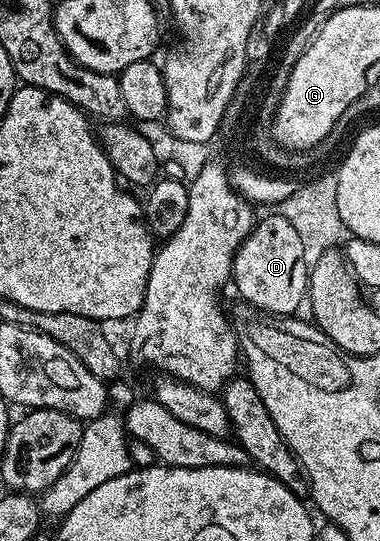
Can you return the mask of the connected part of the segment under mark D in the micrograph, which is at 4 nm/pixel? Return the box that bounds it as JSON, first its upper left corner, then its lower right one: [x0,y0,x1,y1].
[232,211,308,317]

